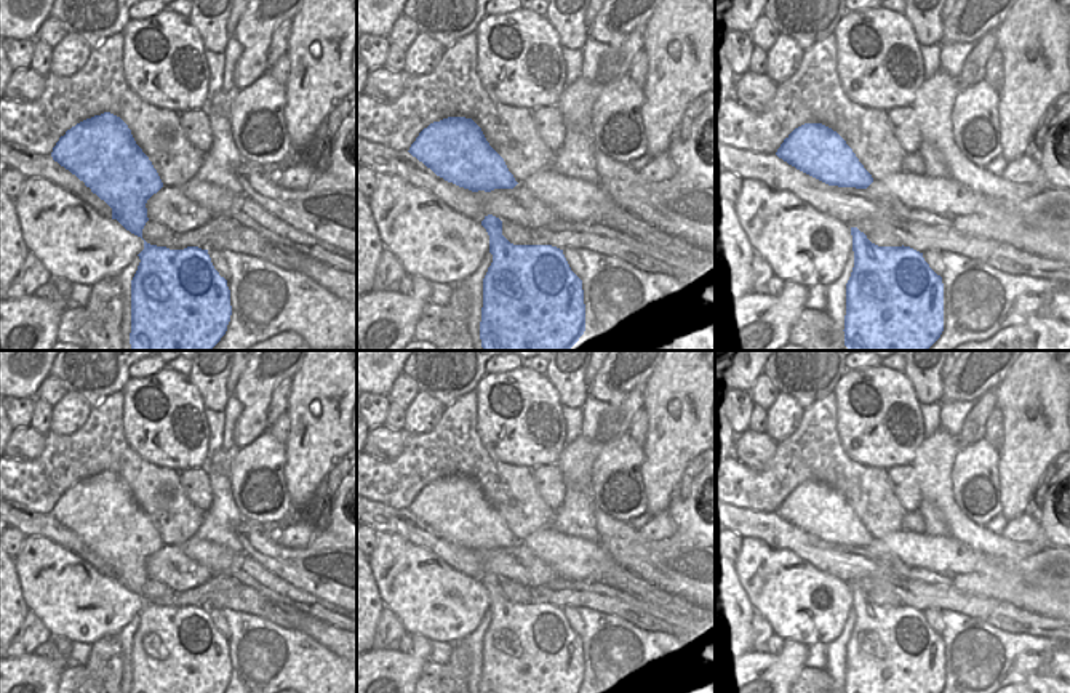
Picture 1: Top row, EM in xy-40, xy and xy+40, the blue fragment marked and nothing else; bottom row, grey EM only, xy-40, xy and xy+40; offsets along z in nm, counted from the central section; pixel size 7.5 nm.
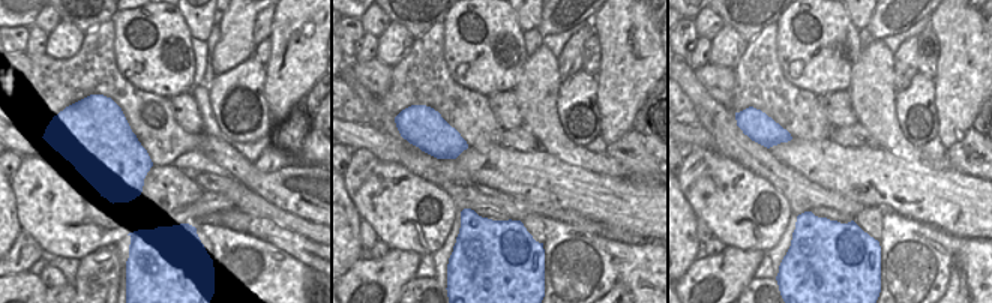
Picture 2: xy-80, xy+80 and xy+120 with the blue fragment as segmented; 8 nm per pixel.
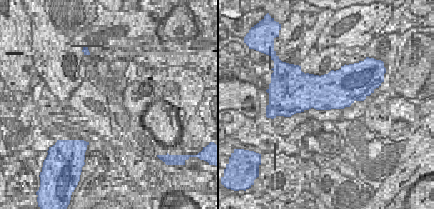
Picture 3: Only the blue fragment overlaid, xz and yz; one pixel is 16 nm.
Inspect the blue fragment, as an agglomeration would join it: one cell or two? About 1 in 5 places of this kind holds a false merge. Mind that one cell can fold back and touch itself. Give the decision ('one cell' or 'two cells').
one cell

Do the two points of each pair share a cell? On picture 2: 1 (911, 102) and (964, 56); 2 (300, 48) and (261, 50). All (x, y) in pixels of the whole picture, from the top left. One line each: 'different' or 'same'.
1: different
2: different

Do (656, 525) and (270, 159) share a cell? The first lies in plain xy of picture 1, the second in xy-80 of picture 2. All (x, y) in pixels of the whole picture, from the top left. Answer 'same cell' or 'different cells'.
same cell

